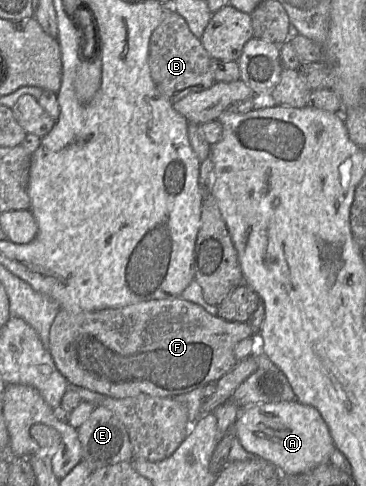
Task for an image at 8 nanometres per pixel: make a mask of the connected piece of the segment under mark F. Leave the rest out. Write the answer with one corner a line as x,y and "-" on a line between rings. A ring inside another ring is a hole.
177,297
91,312
61,309
50,329
49,352
70,385
119,399
140,394
172,397
217,382
236,365
236,344
254,335
248,322
226,321
209,314
198,304

